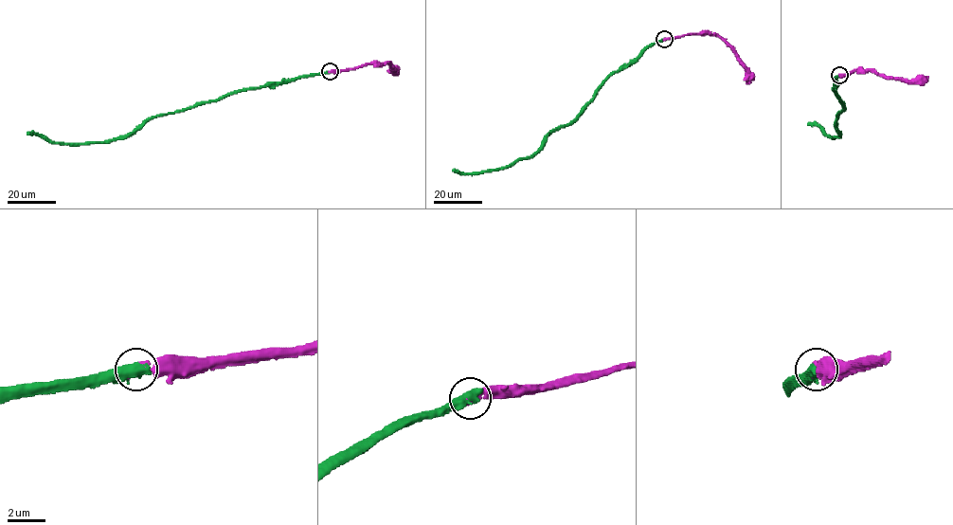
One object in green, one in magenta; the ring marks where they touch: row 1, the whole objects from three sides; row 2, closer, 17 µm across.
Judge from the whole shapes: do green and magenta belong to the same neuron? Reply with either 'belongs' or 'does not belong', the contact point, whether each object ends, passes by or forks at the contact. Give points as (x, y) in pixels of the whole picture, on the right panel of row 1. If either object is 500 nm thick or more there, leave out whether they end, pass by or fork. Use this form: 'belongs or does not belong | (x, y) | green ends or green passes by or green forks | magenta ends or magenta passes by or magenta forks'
belongs | (839, 75)

